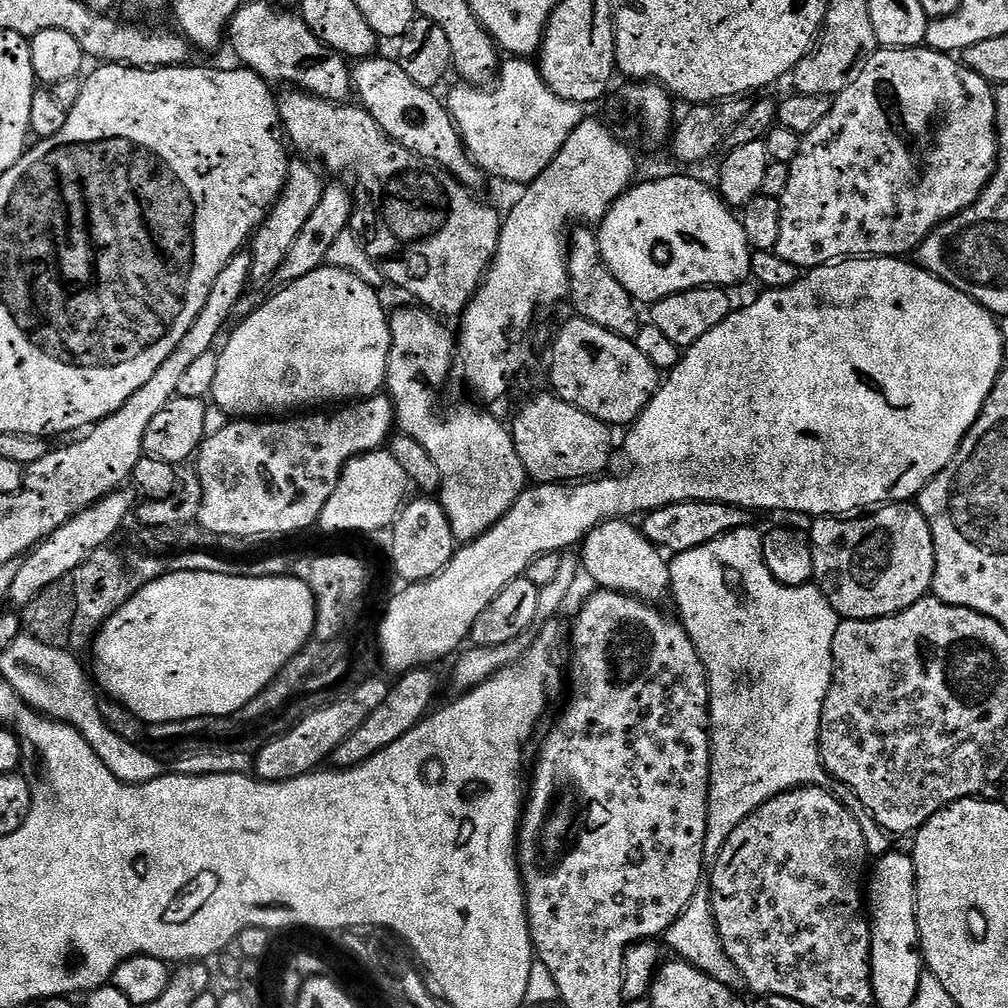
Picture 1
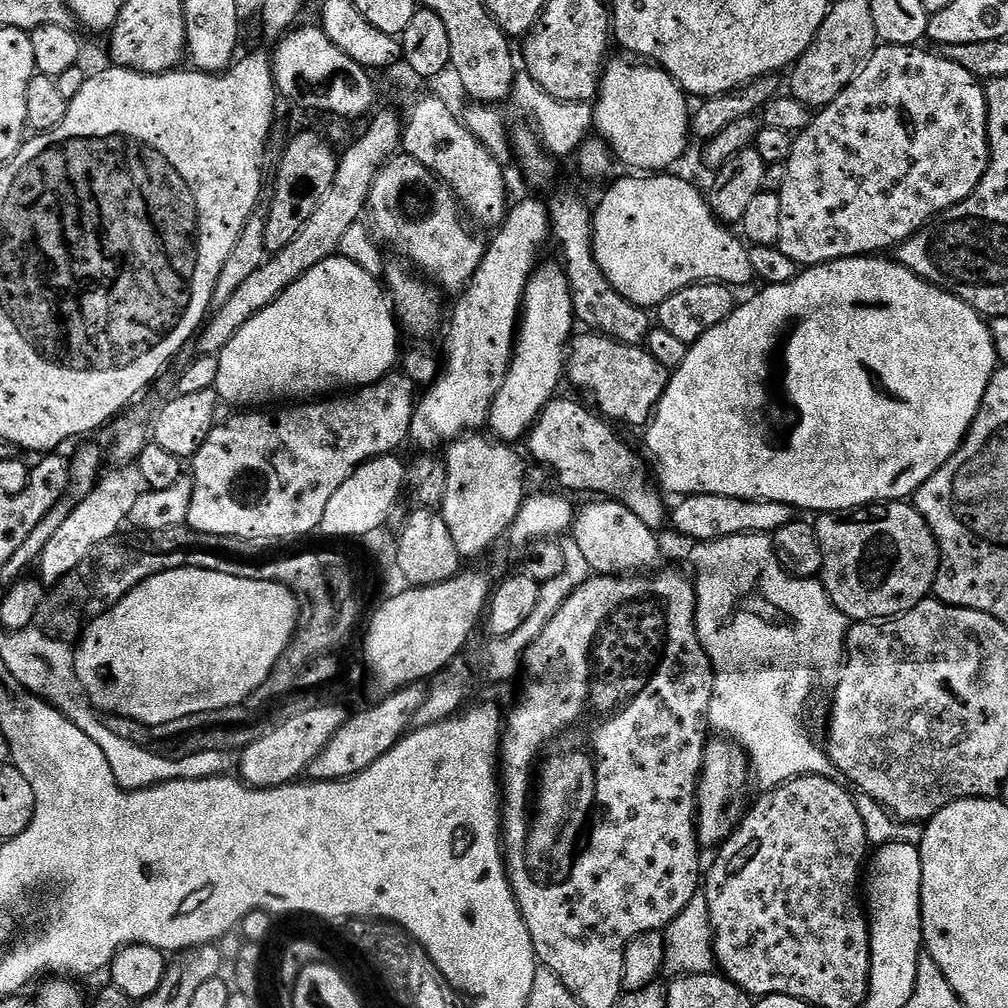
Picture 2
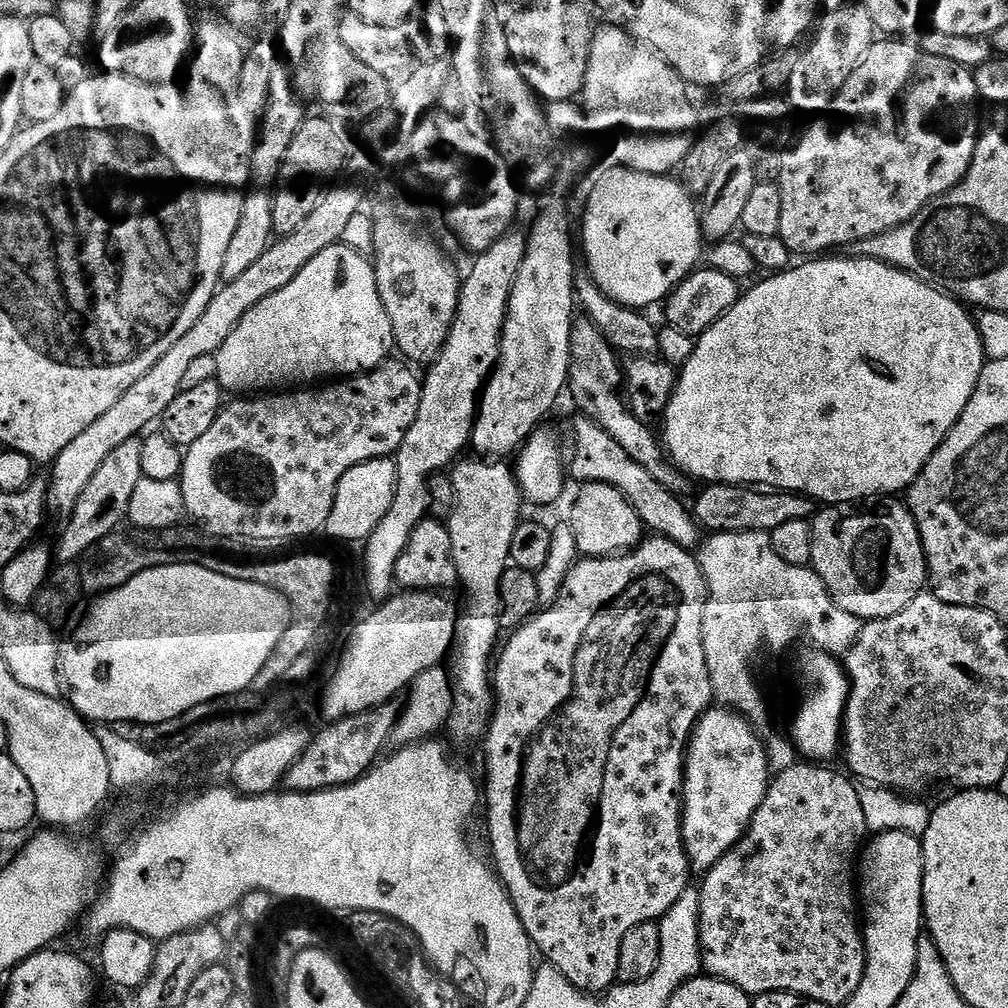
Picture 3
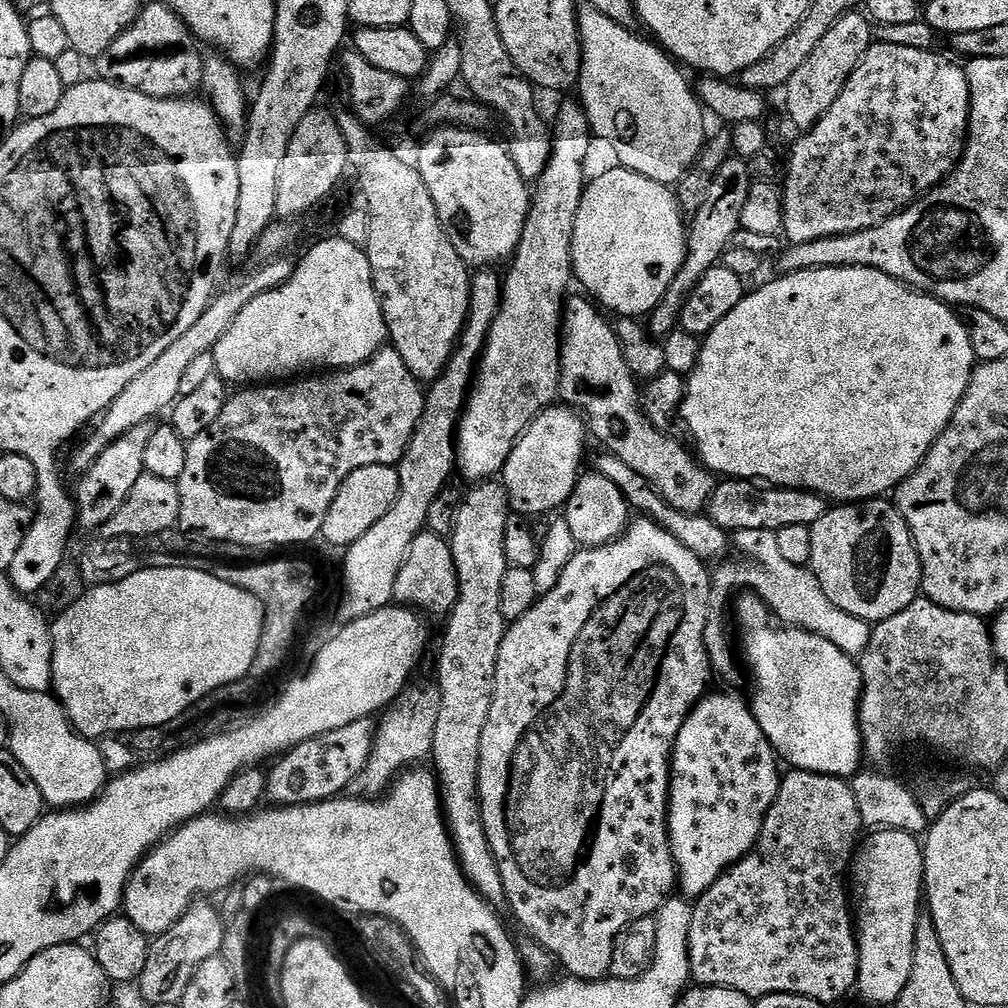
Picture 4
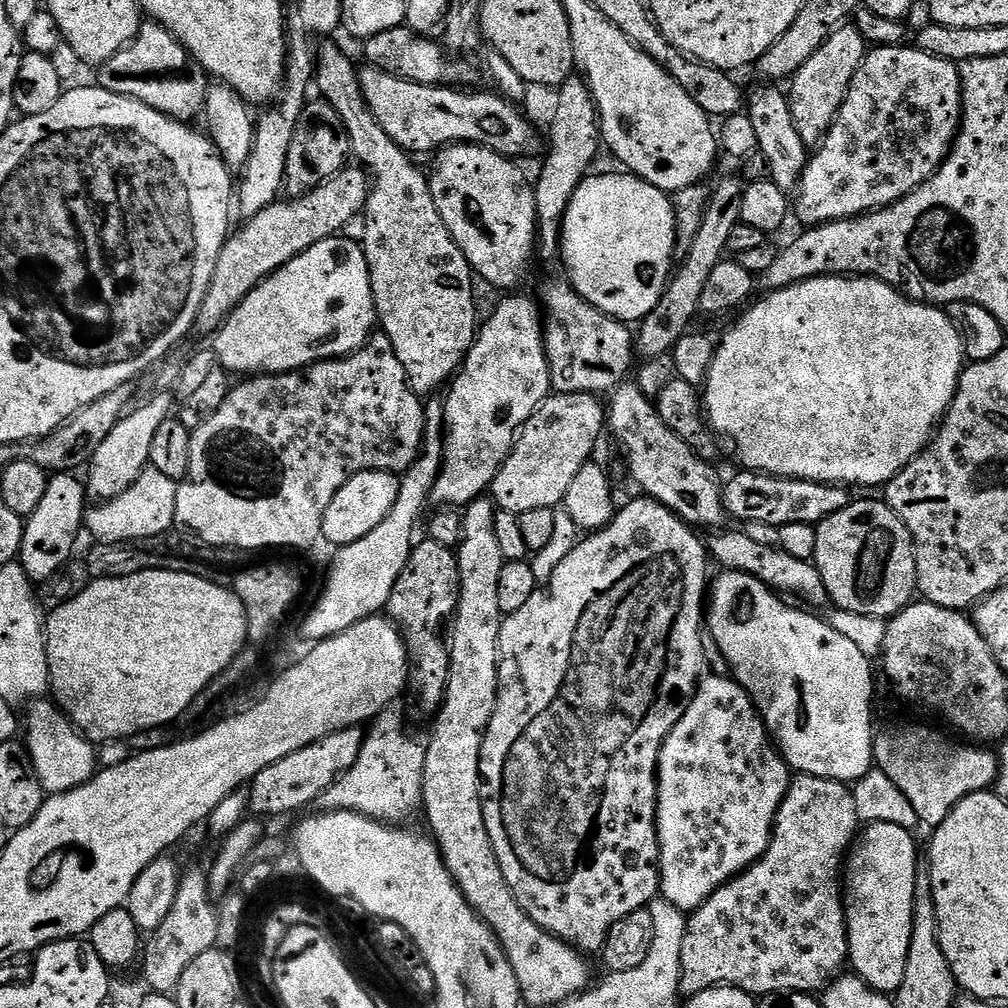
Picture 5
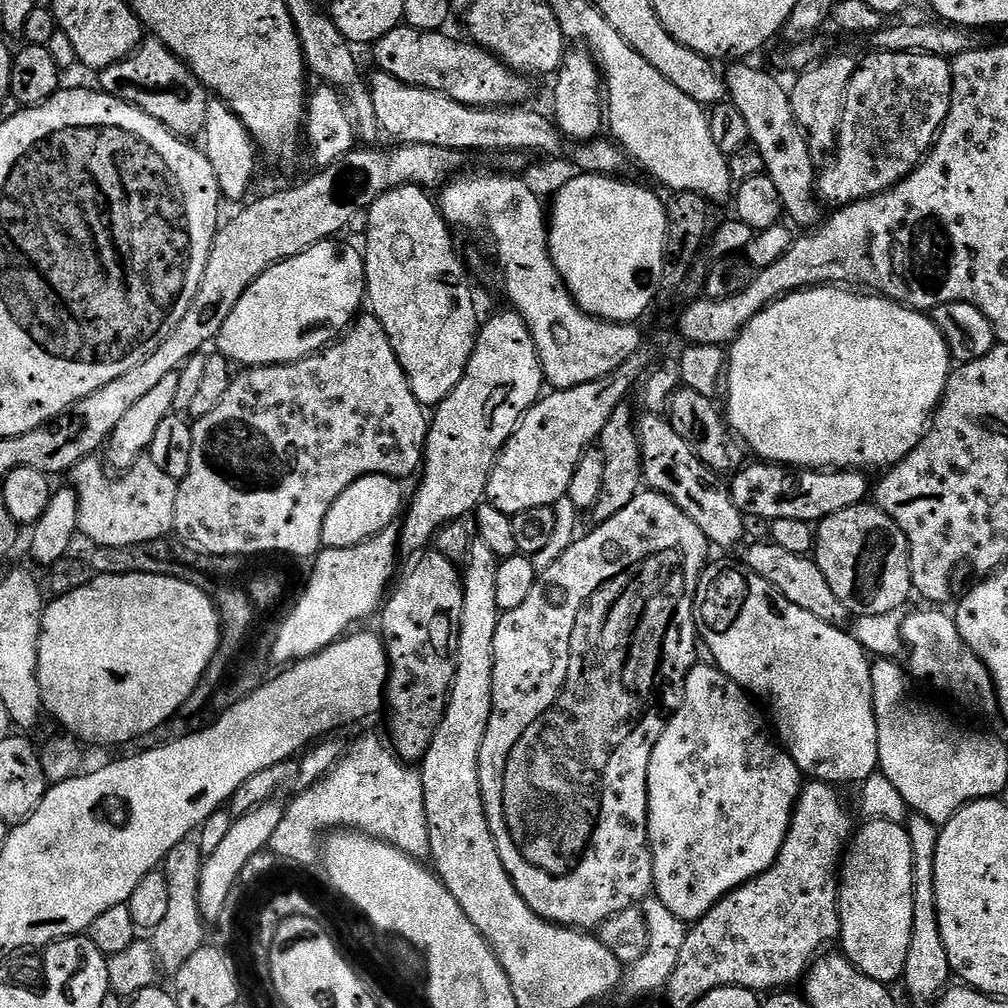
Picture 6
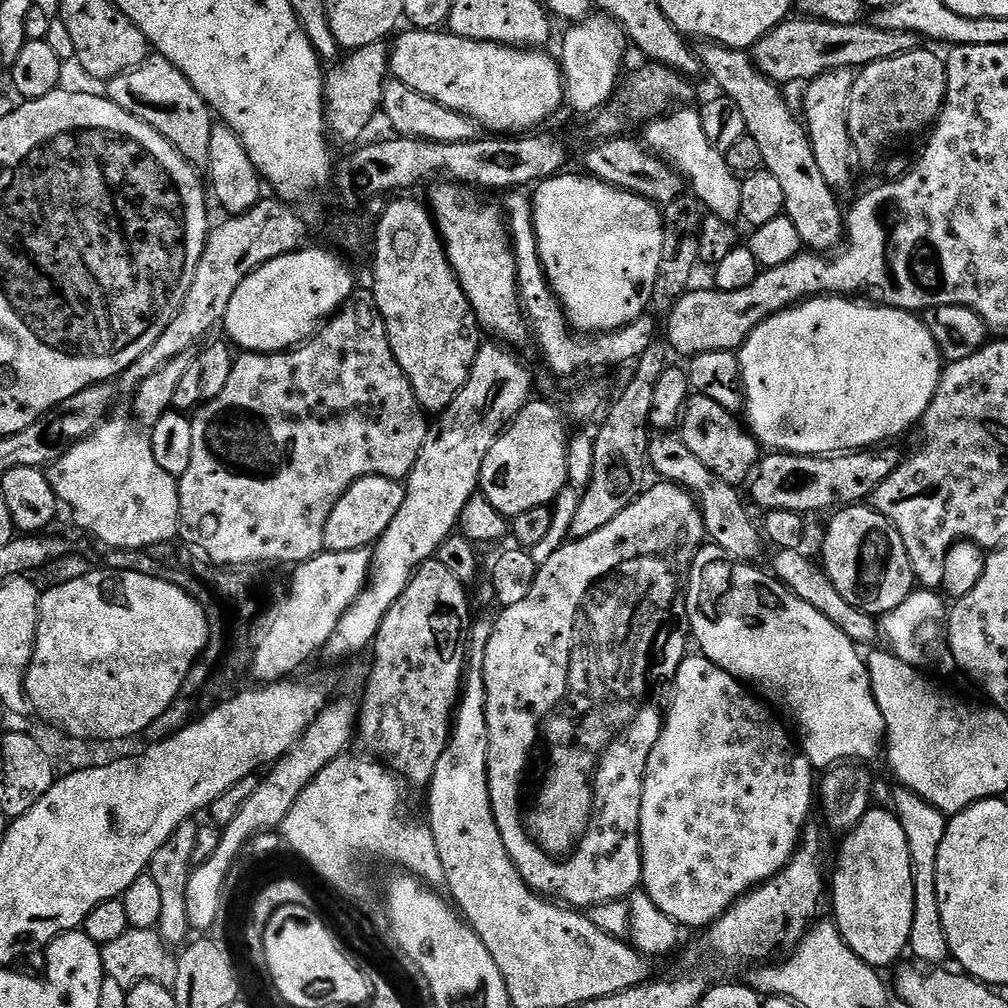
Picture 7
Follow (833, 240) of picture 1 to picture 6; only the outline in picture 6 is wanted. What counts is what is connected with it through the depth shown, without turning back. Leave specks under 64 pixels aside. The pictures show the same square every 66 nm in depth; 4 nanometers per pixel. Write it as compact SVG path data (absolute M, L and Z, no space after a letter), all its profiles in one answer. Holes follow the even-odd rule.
M879 50L871 54L873 56L859 61L854 78L850 78L834 159L827 165L829 168L825 172L823 169L818 176L818 196L825 205L853 204L867 200L869 196L877 196L879 192L889 192L928 157L950 114L952 65L945 57Z

